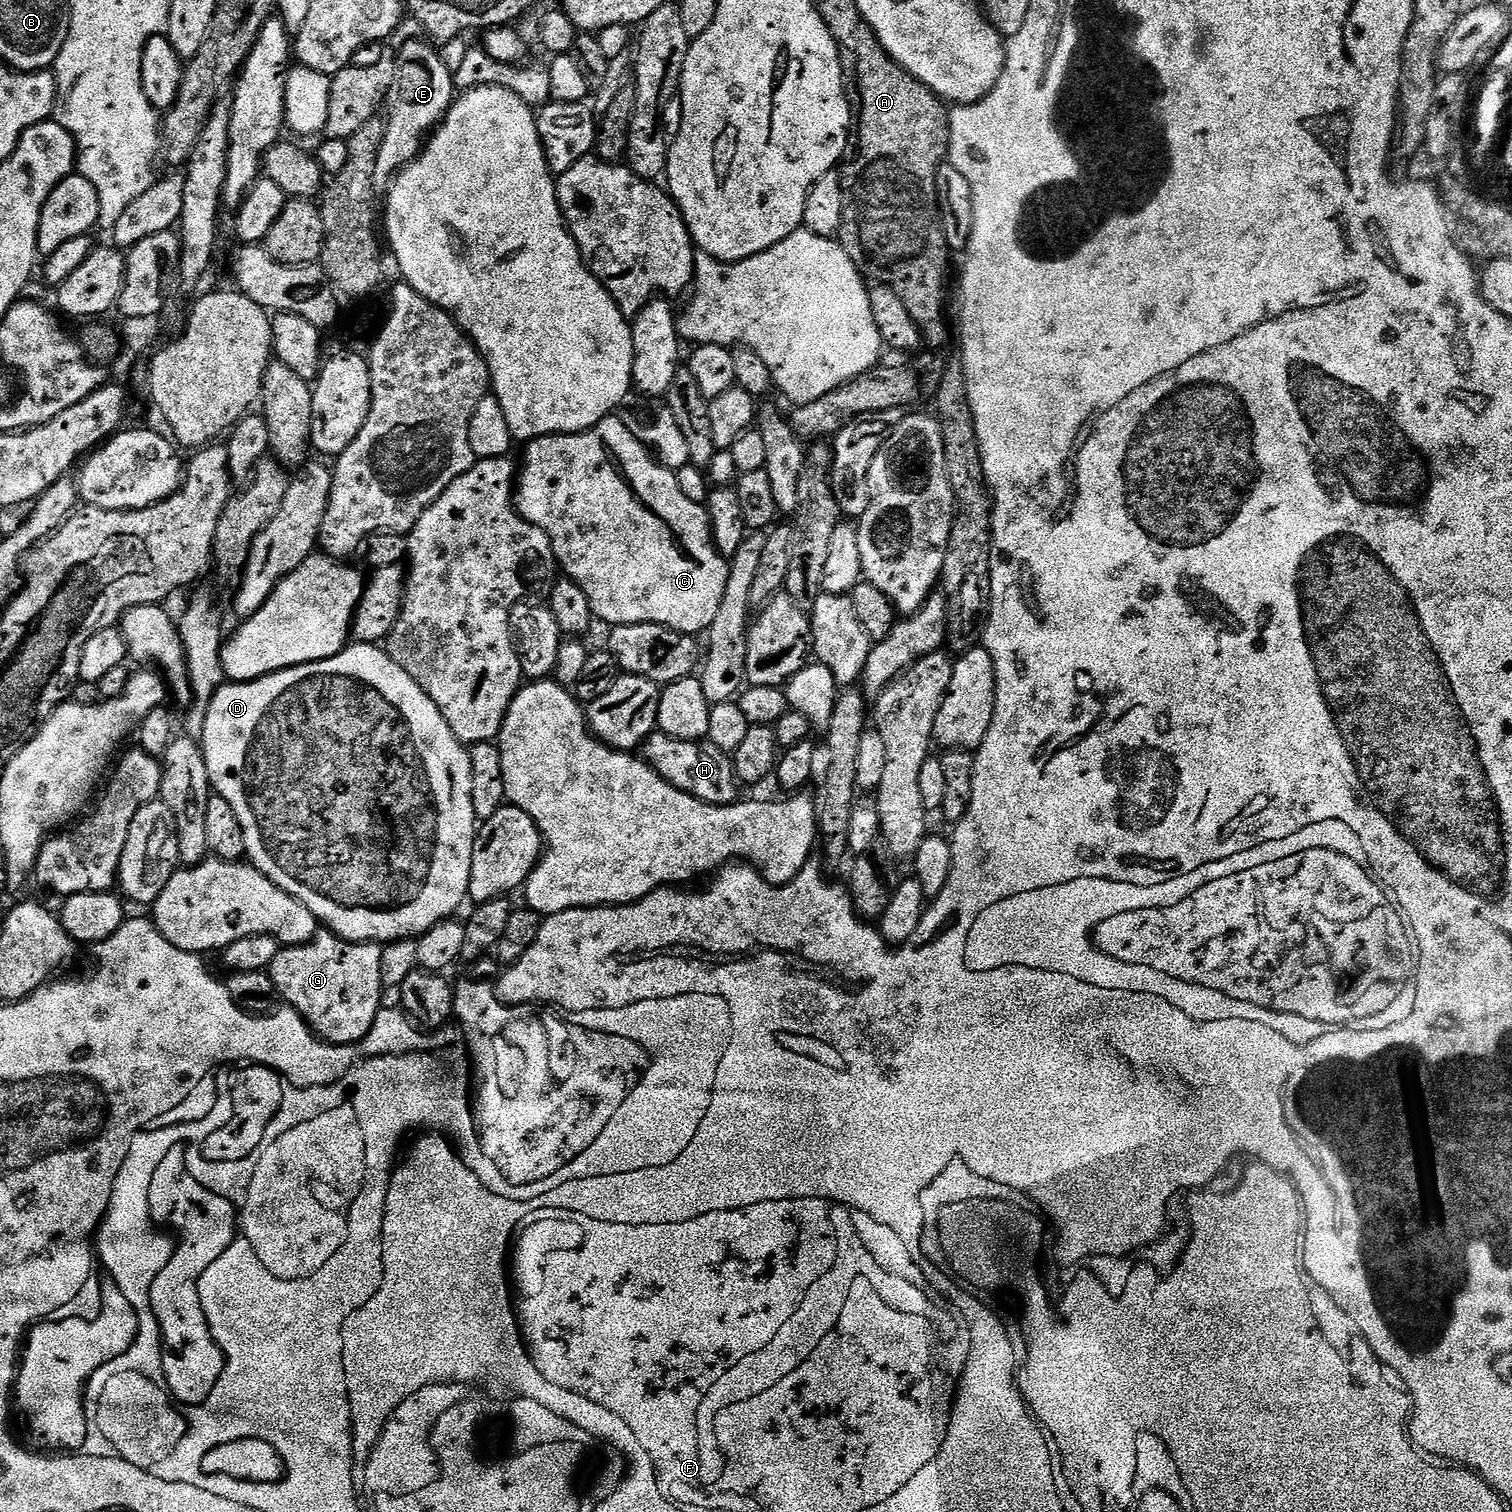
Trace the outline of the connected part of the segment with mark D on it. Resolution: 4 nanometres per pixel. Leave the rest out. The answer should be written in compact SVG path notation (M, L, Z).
M284 668L280 672L271 672L270 675L263 676L261 680L225 682L213 694L212 700L208 703L210 714L202 716L202 724L204 724L202 745L211 787L214 789L215 795L230 802L230 810L236 812L238 822L242 826L244 851L249 861L253 858L262 858L258 854L262 854L266 850L266 834L264 834L264 830L258 828L262 822L252 814L252 810L248 806L248 798L244 794L244 784L242 784L244 754L248 754L248 746L252 742L252 730L254 730L256 722L260 720L266 706L274 700L274 696L278 696L286 688L286 684L292 684L310 674L314 674L314 672L299 672L297 668Z

